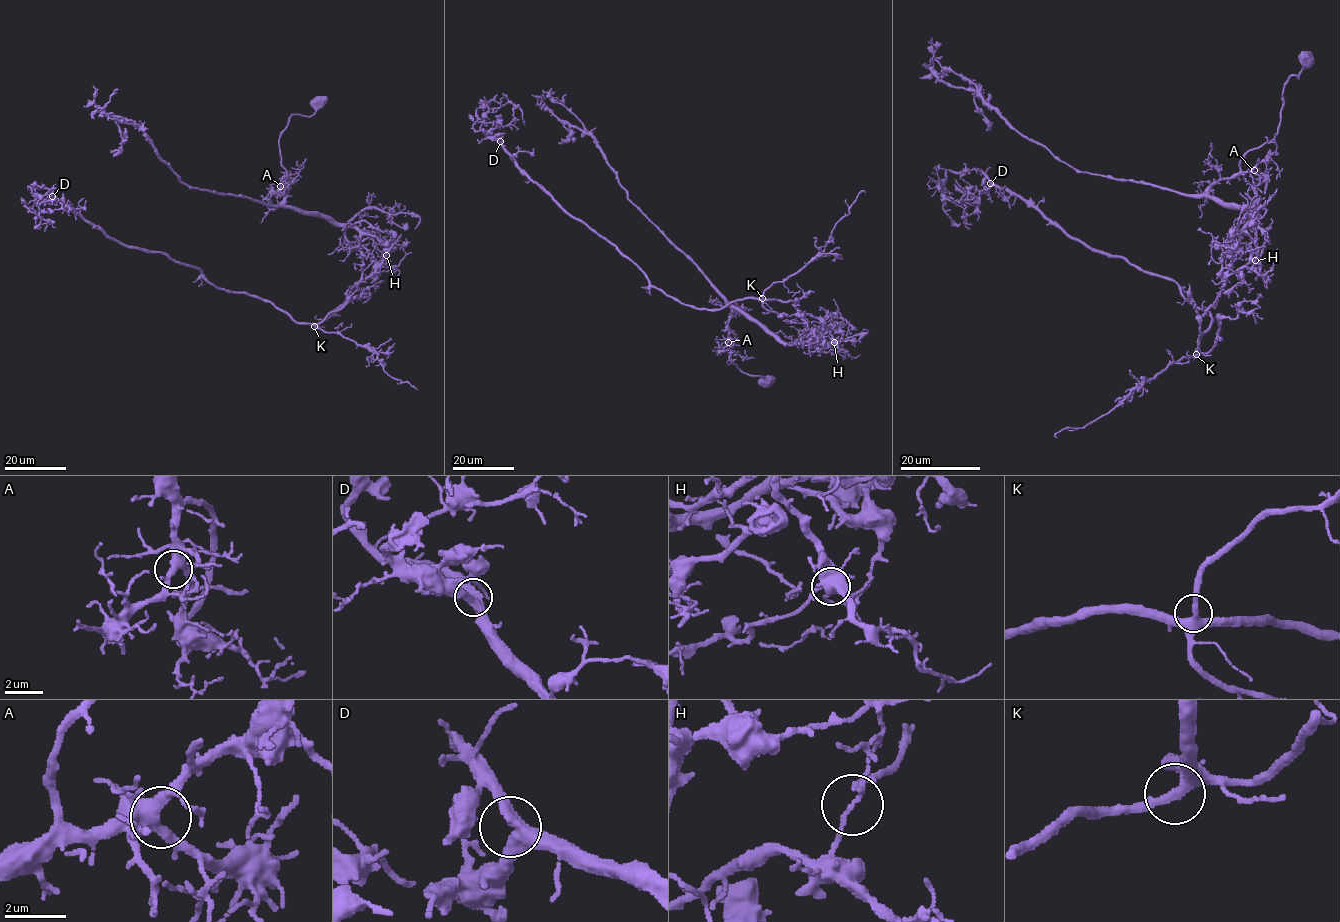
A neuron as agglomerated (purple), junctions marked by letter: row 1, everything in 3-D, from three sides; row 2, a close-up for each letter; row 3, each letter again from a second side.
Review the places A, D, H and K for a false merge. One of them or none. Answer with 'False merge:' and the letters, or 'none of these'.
False merge: H

